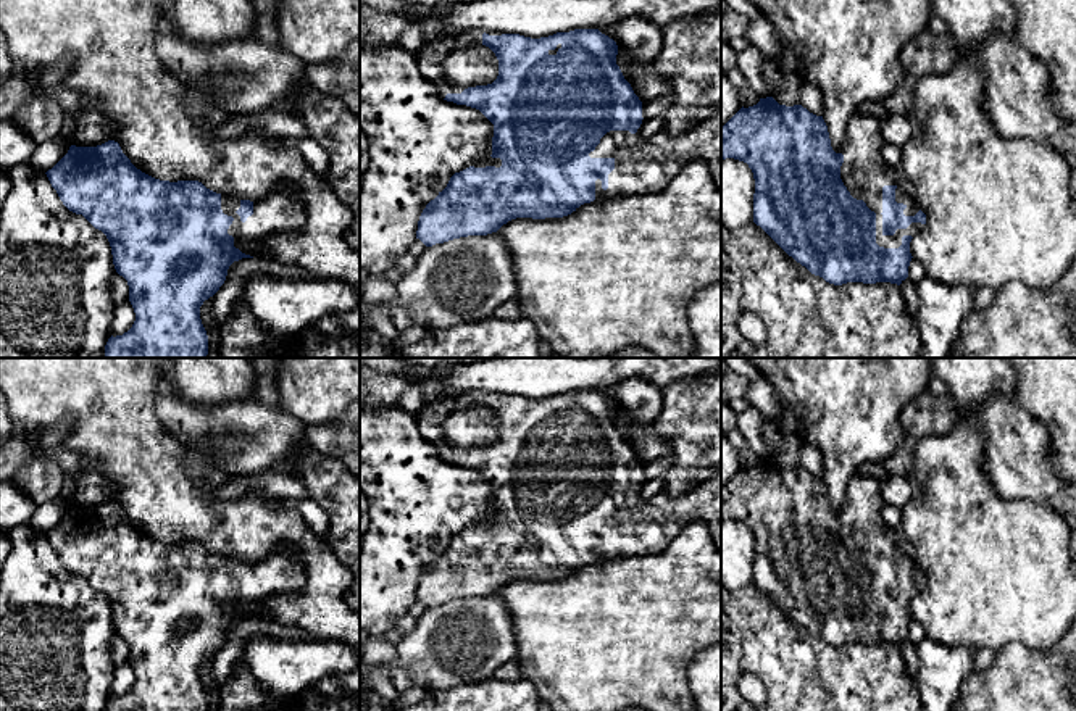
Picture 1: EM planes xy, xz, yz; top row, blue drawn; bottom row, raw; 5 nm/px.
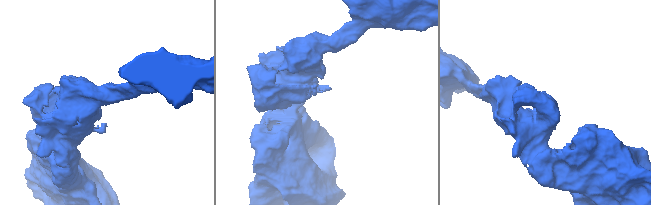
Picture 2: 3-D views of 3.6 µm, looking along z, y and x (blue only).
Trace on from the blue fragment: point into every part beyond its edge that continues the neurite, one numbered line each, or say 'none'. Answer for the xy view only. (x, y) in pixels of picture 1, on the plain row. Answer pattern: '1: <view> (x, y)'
1: xy (283, 571)

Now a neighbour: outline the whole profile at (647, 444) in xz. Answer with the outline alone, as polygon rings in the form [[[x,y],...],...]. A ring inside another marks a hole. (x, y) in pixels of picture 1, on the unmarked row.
[[[600,385],[595,390],[616,403],[616,426],[619,427],[624,440],[631,445],[634,455],[642,464],[671,455],[669,440],[660,435],[653,429],[653,424],[637,422],[634,416],[618,400],[616,387]]]

